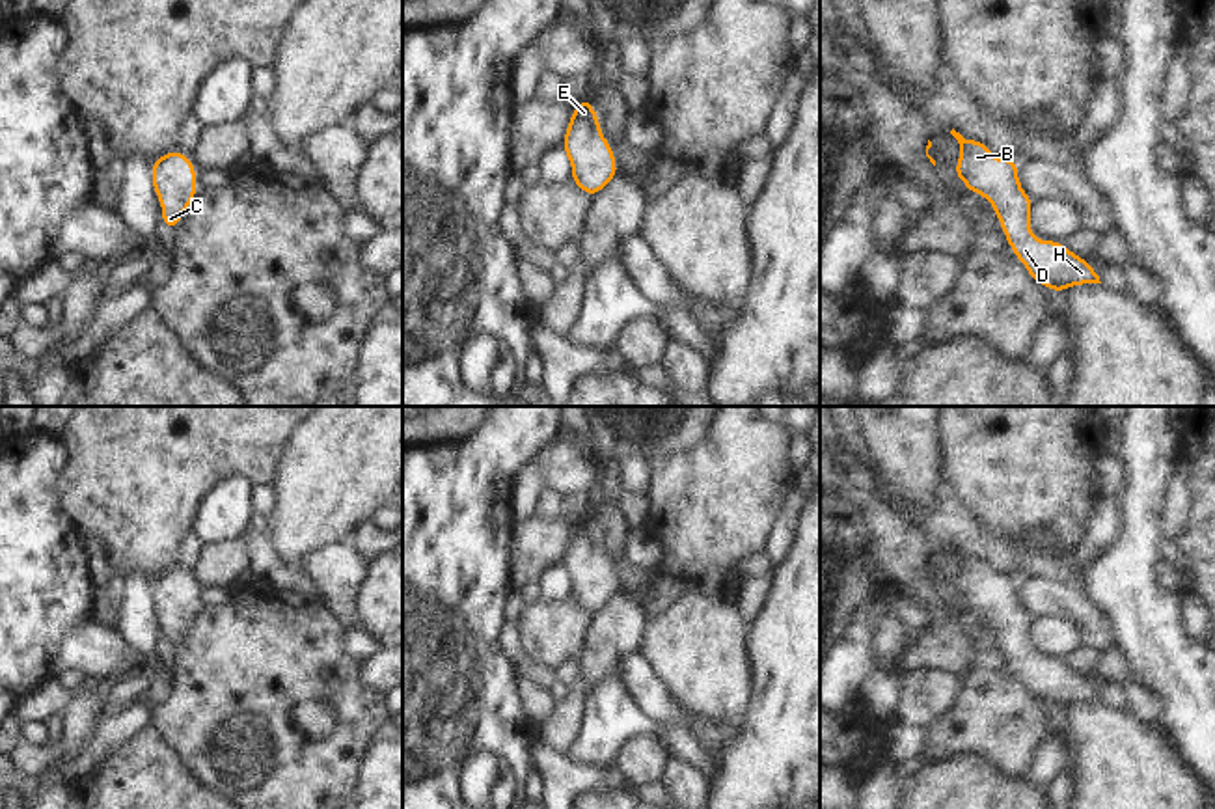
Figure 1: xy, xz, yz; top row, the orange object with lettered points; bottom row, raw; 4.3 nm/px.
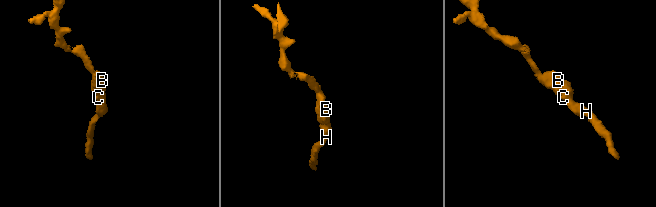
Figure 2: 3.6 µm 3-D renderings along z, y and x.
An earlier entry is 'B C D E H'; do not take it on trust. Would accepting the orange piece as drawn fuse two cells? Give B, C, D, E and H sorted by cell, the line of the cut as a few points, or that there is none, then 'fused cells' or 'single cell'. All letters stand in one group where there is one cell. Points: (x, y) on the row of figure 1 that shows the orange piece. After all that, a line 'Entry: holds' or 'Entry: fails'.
B C D E H; no cut; single cell
Entry: holds

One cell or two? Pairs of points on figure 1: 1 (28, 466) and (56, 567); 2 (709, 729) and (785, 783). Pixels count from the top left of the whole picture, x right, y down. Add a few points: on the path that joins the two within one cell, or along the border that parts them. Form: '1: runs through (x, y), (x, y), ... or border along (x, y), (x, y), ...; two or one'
1: runs through (28, 491), (28, 539), (32, 543); one
2: border along (740, 726), (737, 735), (714, 757); two

